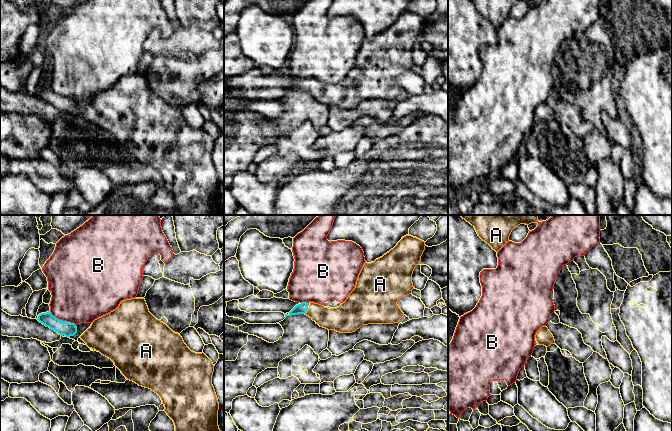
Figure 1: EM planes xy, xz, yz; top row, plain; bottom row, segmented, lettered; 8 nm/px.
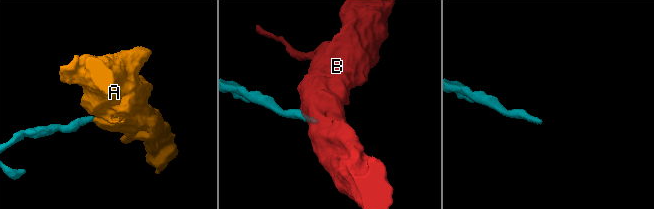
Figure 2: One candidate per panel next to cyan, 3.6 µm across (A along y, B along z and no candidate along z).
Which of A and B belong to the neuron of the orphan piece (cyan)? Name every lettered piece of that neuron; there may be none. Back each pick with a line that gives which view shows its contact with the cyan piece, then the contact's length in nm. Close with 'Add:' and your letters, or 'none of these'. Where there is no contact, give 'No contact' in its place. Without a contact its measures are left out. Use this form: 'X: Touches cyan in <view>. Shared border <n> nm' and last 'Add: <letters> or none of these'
A: Touches cyan in xz. Shared border 60 nm
Add: A

